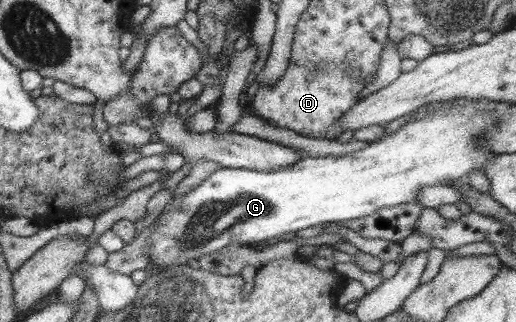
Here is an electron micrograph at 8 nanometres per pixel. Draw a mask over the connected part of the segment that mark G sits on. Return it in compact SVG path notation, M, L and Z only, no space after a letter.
M479 110L475 115L457 112L435 114L423 121L407 123L395 133L384 135L357 152L337 157L307 156L296 164L269 172L221 167L209 178L203 179L198 187L184 192L180 197L173 194L165 210L156 219L157 226L149 237L148 261L157 270L163 270L180 264L187 265L188 260L198 260L232 244L260 250L268 246L267 240L287 232L353 221L375 214L377 210L417 202L416 194L422 186L446 184L447 181L465 178L473 171L482 172L484 166L496 157L493 151L483 145L483 136L489 127L497 125L499 113Z

